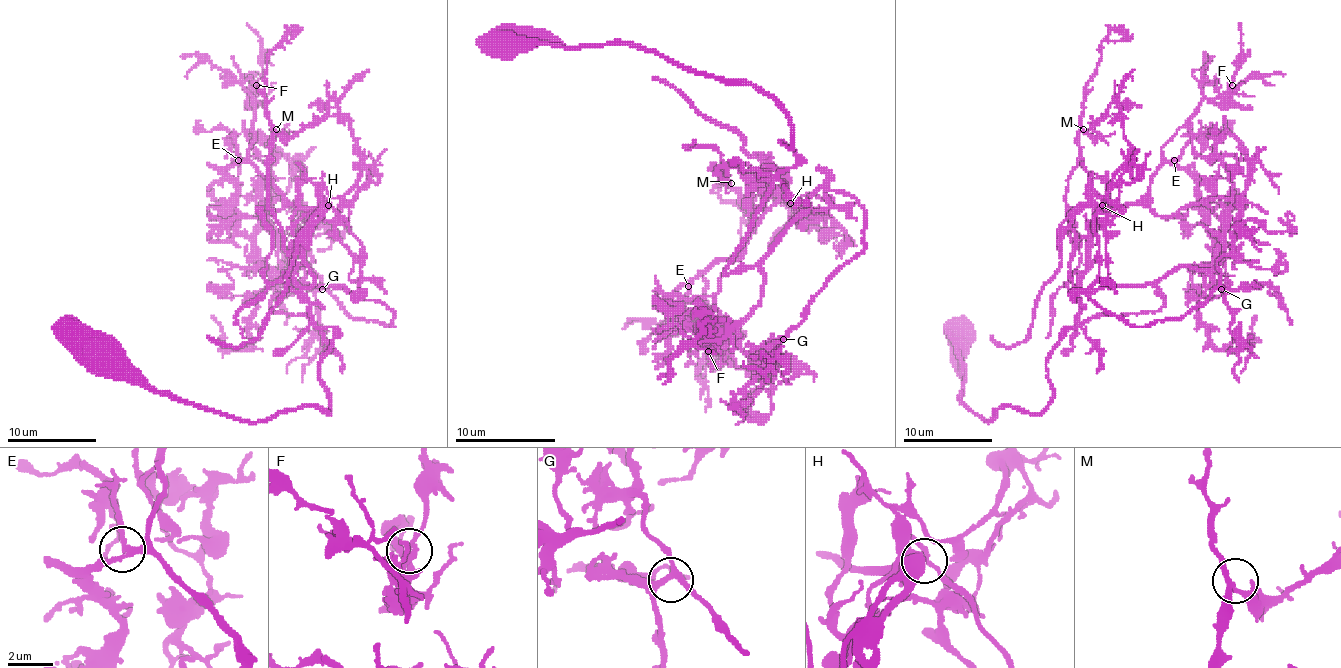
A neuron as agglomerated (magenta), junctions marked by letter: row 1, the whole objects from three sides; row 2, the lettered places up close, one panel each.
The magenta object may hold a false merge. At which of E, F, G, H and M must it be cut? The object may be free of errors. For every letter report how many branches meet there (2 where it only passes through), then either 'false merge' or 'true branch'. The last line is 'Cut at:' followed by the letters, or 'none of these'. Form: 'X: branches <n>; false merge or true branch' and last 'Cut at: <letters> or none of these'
E: branches 3; true branch
F: branches 2; true branch
G: branches 3; true branch
H: branches 2; false merge
M: branches 3; true branch
Cut at: H

